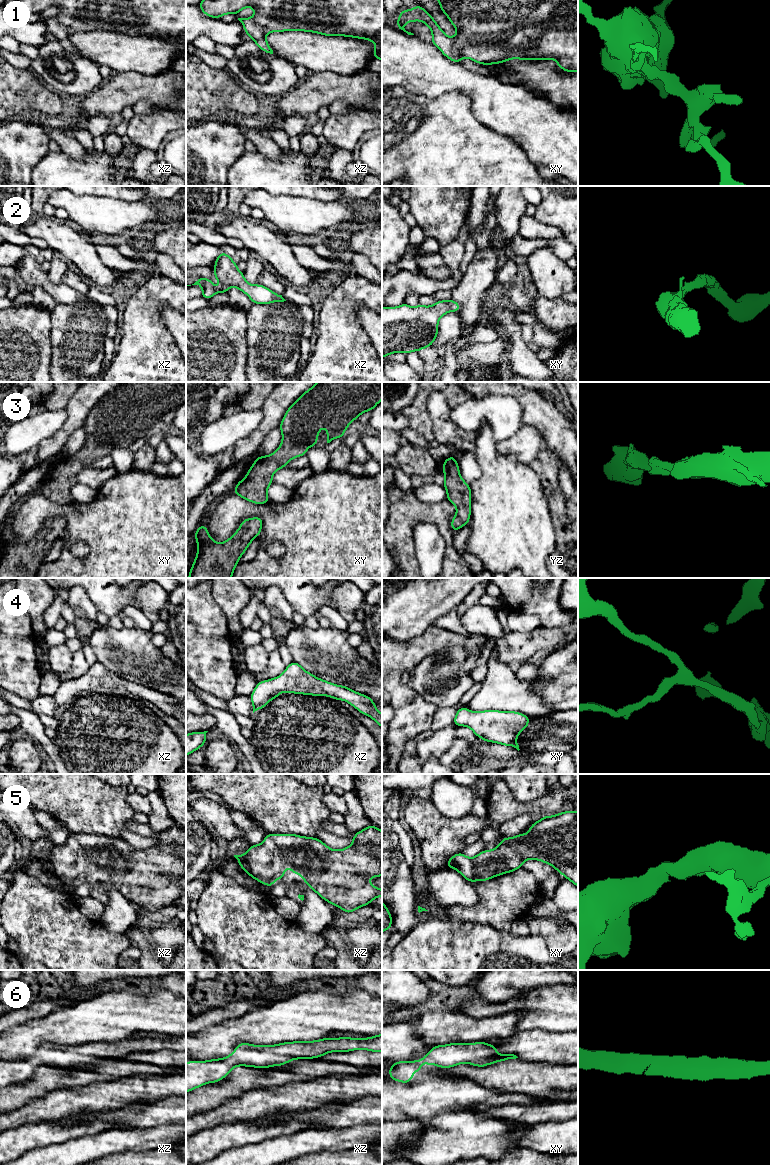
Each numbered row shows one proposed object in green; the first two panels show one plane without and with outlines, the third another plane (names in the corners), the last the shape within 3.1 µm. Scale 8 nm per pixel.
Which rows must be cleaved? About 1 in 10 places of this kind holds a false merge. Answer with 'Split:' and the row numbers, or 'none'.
Split: none

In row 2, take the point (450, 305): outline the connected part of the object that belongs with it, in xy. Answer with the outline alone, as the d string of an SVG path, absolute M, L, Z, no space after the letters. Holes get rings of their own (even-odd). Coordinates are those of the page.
M438 300L432 306L410 307L405 302L398 307L382 307L382 358L392 353L420 351L432 346L438 334L438 322L448 312L458 312L461 306L454 300Z

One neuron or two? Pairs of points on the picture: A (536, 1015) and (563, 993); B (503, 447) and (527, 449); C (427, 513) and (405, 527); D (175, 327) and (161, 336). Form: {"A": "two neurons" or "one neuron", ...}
{"A": "one neuron", "B": "one neuron", "C": "one neuron", "D": "two neurons"}

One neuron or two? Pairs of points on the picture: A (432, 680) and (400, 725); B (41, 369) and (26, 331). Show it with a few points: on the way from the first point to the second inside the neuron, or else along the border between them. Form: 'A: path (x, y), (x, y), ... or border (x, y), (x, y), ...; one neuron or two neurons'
A: border (409, 683), (419, 694), (437, 708); two neurons
B: path (32, 360), (26, 354), (26, 340); one neuron

